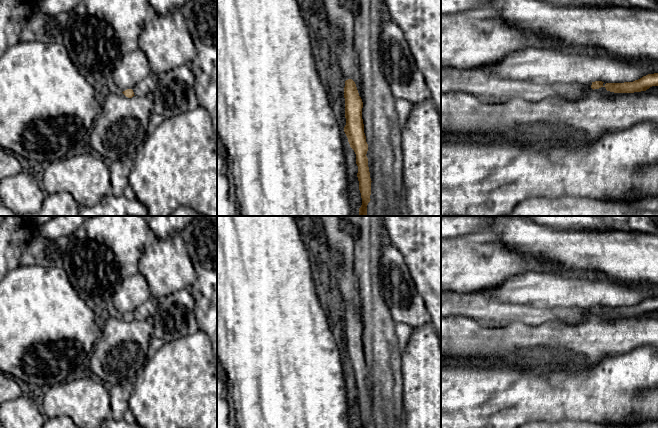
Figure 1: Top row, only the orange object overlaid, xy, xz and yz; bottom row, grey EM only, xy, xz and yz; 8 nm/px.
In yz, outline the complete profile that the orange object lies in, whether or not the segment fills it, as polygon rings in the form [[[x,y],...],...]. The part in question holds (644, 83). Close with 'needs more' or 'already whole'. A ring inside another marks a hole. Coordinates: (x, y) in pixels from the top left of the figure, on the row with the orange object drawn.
[[[658,73],[648,74],[633,82],[606,83],[605,85],[603,83],[602,81],[592,82],[591,88],[594,90],[605,87],[607,91],[614,93],[641,92],[646,91],[652,86],[658,86]]]; already whole

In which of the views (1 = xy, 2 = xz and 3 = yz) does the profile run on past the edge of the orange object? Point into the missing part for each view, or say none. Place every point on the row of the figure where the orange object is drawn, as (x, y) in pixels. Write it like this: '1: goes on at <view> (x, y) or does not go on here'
1: does not go on here
2: does not go on here
3: does not go on here

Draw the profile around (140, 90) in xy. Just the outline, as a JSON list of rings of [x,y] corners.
[[[150,73],[146,78],[135,85],[132,90],[135,96],[148,97],[155,91],[158,83],[158,76]]]

